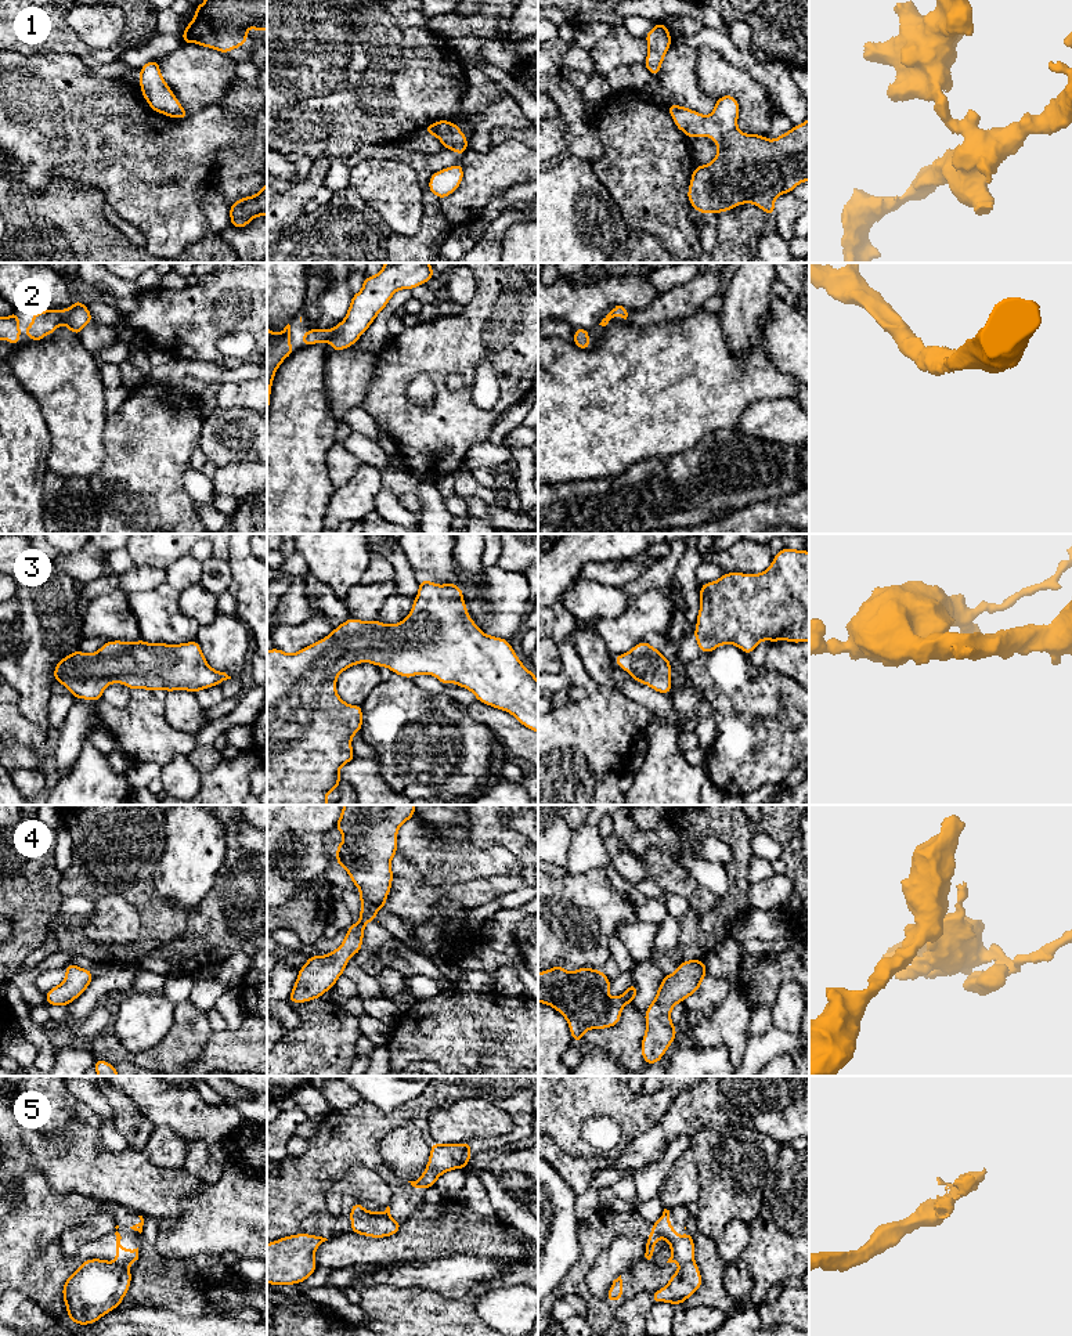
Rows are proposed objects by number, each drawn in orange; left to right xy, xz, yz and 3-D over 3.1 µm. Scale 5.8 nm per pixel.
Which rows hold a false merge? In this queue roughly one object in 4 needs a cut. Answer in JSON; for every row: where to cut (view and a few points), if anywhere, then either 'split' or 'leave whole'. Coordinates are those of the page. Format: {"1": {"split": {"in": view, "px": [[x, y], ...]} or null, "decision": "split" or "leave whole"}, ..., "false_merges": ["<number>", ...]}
{"1": {"split": {"in": "xz", "px": [[453, 123], [439, 137]]}, "decision": "split"}, "2": {"split": null, "decision": "leave whole"}, "3": {"split": null, "decision": "leave whole"}, "4": {"split": null, "decision": "leave whole"}, "5": {"split": {"in": "yz", "px": [[692, 1259], [681, 1266]]}, "decision": "split"}, "false_merges": ["1", "5"]}

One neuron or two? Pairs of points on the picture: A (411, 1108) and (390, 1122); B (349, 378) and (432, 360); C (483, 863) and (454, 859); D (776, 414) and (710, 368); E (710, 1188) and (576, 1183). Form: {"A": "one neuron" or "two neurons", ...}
{"A": "one neuron", "B": "two neurons", "C": "one neuron", "D": "two neurons", "E": "two neurons"}

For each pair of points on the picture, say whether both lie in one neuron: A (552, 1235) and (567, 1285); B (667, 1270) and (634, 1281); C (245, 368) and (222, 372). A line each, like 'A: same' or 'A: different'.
A: different
B: same
C: same

